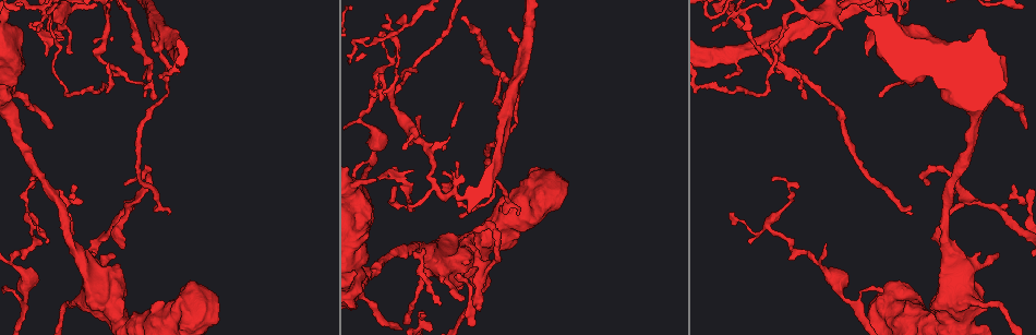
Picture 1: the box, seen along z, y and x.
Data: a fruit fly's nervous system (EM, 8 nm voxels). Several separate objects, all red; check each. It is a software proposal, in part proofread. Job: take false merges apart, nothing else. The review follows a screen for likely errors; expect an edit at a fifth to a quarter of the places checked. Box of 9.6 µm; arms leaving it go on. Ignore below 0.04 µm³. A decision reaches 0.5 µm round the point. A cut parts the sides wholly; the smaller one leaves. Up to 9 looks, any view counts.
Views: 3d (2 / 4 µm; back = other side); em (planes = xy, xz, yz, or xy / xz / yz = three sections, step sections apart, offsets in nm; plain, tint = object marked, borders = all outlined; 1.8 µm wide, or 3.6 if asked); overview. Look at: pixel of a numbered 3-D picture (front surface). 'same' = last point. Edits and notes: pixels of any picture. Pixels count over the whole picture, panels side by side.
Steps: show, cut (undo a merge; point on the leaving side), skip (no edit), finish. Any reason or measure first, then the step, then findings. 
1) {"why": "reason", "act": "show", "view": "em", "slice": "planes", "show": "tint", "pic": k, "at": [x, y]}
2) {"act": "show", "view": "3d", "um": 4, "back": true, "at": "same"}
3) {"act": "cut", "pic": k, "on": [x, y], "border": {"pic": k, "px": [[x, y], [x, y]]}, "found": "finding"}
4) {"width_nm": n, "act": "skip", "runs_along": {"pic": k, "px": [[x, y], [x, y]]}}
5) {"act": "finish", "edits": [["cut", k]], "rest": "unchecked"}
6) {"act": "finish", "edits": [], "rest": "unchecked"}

{"why": "abrupt turn", "act": "show", "view": "3d", "um": 2, "pic": 1, "at": [513, 81]}

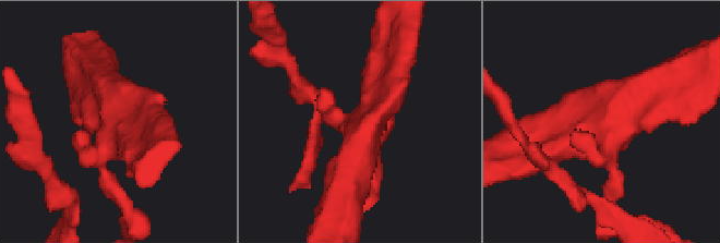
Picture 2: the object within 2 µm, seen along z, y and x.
{"act": "show", "view": "em", "slice": "planes", "show": "tint", "pic": 2, "at": [364, 129]}

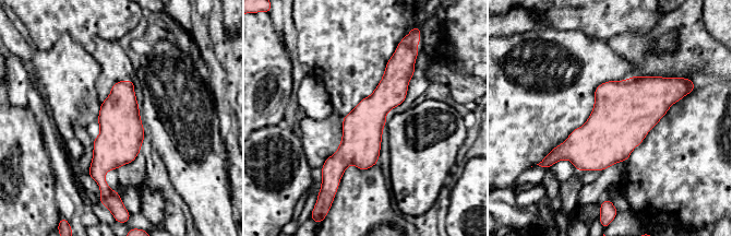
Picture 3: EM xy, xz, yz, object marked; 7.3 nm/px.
{"width_nm": 300, "act": "skip", "runs_along": {"pic": 3, "px": [[399, 66], [332, 177]]}, "found": "one neuron here"}

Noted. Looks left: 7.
{"act": "show", "view": "em", "slice": "yz", "step": 4, "show": "tint", "pic": 1, "at": [45, 9]}

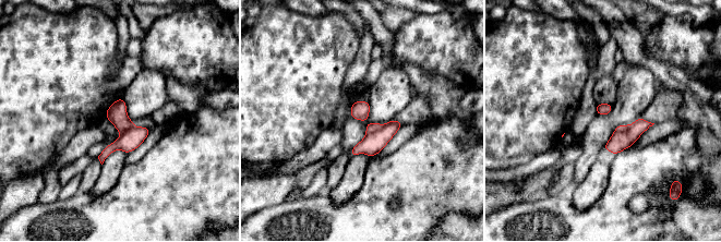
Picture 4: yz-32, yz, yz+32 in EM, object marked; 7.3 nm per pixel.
{"act": "cut", "pic": 4, "on": [622, 128], "found": "a second neuron is stuck on"}

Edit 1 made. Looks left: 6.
{"why": "abrupt turn", "act": "show", "view": "em", "slice": "yz", "step": 8, "show": "tint", "pic": 1, "at": [379, 72]}

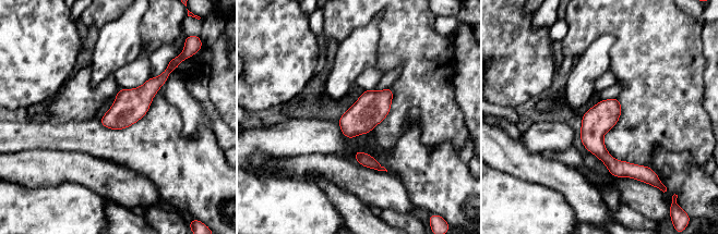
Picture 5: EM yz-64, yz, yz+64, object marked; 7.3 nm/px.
{"act": "skip", "runs_along": {"pic": 5, "px": [[602, 102], [597, 147], [636, 172]]}, "found": "one neuron here"}

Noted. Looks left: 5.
{"why": "calibre changes", "act": "show", "view": "em", "um": 3.6, "slice": "planes", "show": "borders", "pic": 1, "at": [423, 282]}

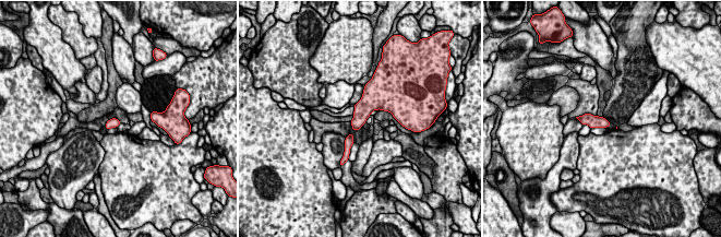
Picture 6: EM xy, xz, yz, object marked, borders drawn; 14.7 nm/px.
{"width_nm": 140, "act": "skip", "runs_along": {"pic": 6, "px": [[367, 92], [367, 105], [347, 150]]}, "found": "continuous, no second neuron"}

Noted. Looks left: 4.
{"act": "finish", "edits": [["cut", 4]], "rest": "unchecked"}

